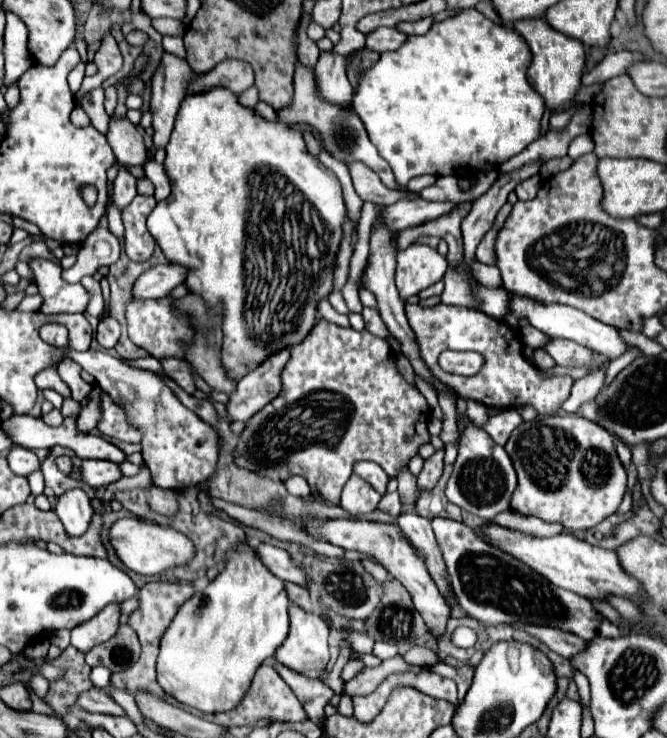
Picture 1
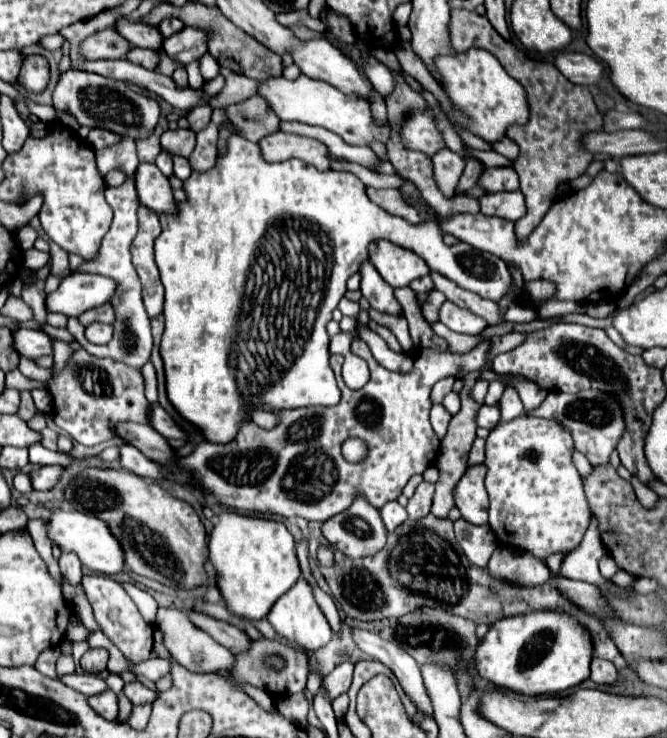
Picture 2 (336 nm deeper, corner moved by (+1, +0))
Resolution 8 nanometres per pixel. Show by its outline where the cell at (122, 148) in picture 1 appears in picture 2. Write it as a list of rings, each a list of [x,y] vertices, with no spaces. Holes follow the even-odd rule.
[[[141,163],[135,173],[135,183],[143,207],[151,209],[157,215],[177,213],[177,203],[173,199],[169,179],[159,173],[155,163]]]

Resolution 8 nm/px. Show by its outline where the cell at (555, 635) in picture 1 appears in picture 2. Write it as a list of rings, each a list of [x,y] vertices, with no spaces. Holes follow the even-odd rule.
[[[595,657],[591,661],[591,681],[599,683],[599,685],[617,685],[619,671],[611,661]]]

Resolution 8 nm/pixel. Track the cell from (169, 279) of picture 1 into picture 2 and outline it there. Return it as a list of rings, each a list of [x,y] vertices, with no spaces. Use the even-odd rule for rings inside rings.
[[[71,273],[67,275],[55,293],[45,299],[45,309],[51,313],[63,313],[65,317],[77,317],[87,309],[107,303],[115,293],[115,281],[103,275]]]

